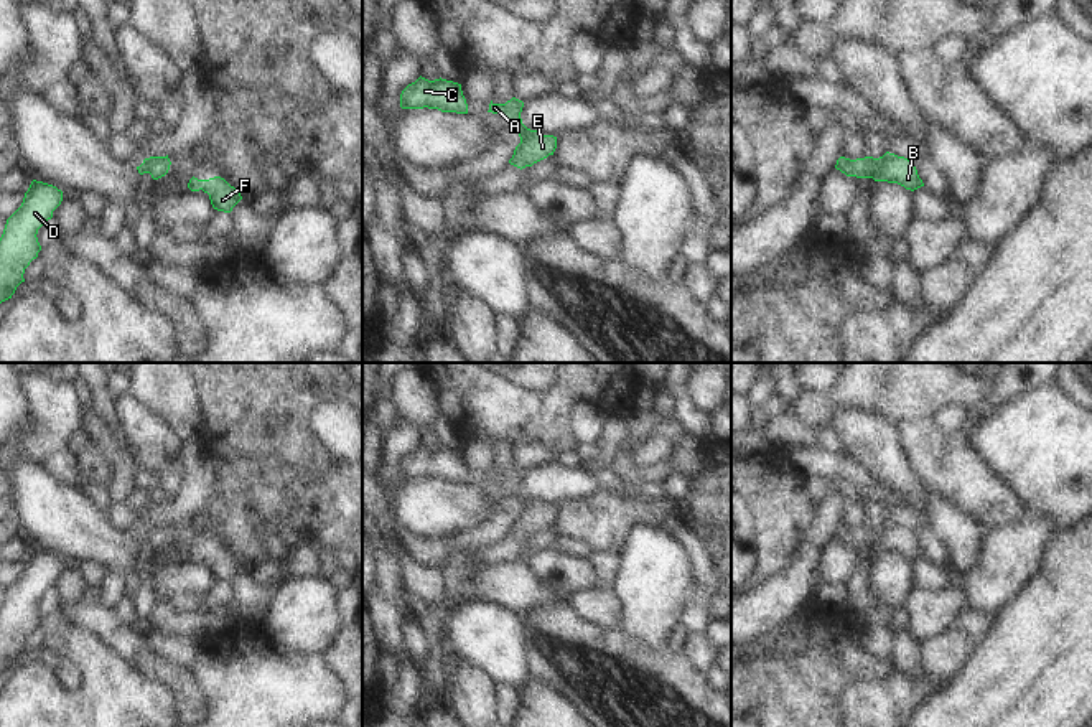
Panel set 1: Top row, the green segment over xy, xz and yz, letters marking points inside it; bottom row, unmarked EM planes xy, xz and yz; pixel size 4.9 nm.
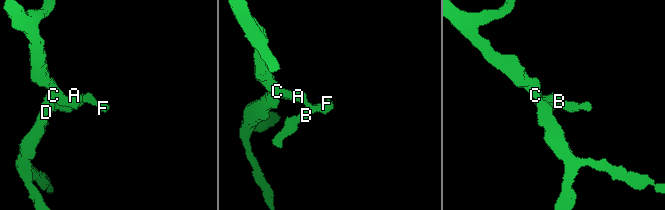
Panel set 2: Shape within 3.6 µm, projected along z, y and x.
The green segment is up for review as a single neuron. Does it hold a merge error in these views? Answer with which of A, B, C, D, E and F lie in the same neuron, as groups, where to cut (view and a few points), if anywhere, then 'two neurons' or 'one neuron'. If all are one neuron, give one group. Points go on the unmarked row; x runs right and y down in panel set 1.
A B C D E F | no cut | one neuron

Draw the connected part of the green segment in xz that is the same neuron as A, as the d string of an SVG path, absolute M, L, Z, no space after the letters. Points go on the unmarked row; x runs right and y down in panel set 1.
M512 467L506 473L494 473L491 470L489 480L492 483L502 483L509 490L509 498L517 501L520 513L516 516L511 534L517 537L532 536L534 532L553 524L557 518L557 506L542 504L539 500L530 500L522 493L520 481L524 471Z

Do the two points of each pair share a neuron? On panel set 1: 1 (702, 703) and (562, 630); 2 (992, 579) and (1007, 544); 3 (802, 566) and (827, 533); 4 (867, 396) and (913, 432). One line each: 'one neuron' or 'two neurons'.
1: one neuron
2: one neuron
3: one neuron
4: two neurons

